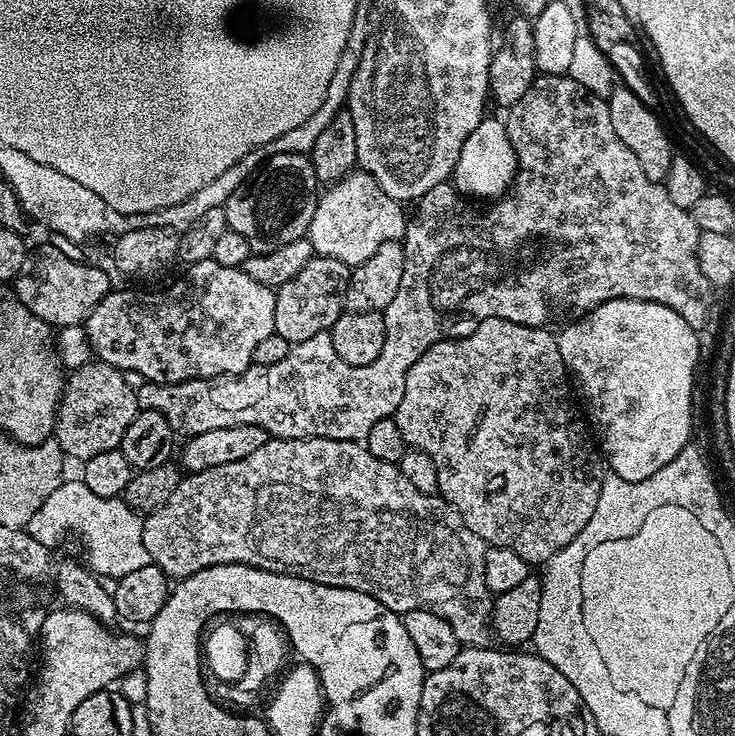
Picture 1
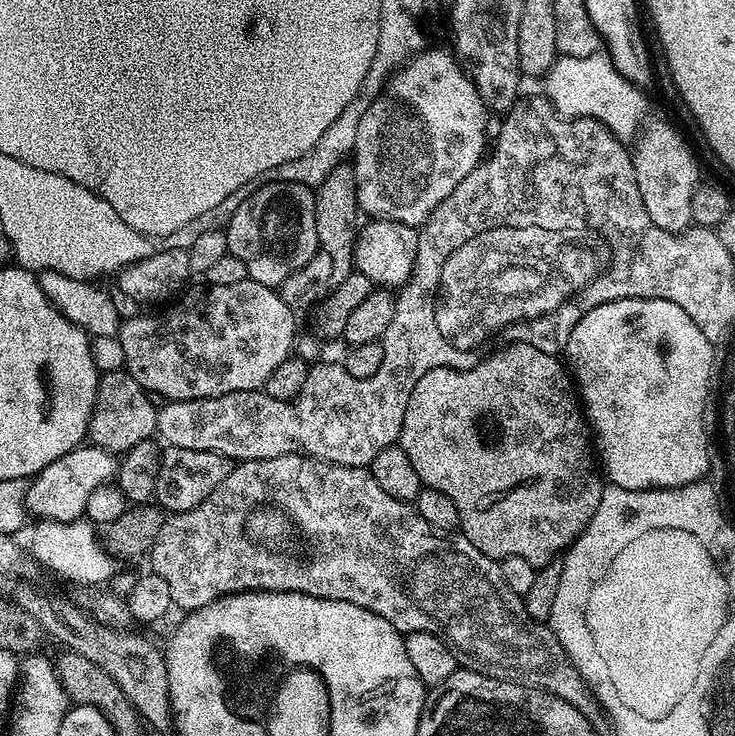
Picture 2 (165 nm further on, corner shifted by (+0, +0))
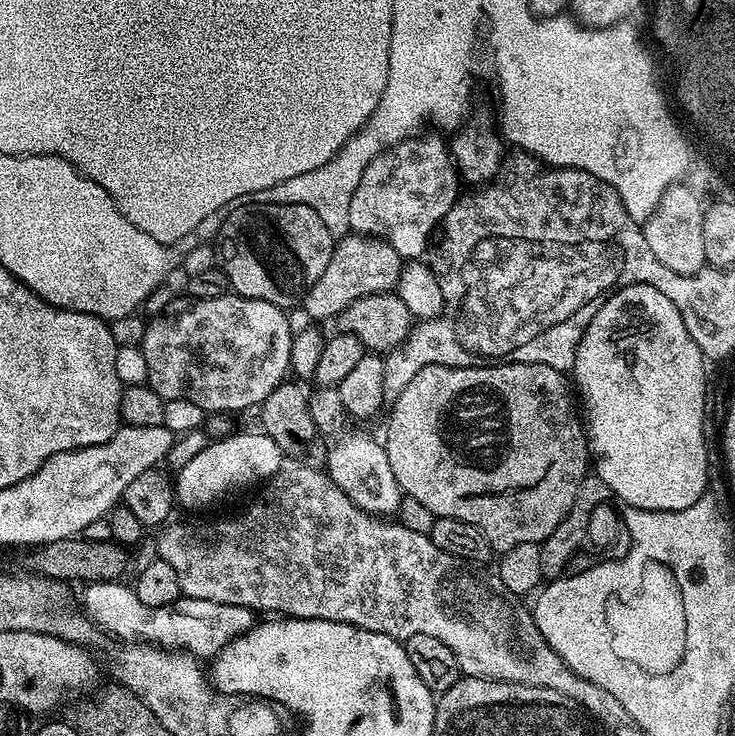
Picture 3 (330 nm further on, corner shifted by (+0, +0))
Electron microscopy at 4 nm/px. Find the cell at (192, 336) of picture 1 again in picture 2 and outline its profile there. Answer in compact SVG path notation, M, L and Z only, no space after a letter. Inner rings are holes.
M250 279L242 282L233 282L230 286L208 284L205 289L205 292L185 291L179 297L181 300L173 308L168 308L165 312L158 313L157 316L132 316L129 320L127 317L121 323L118 337L125 355L124 368L132 375L134 382L138 382L138 386L145 388L153 397L164 396L160 398L165 401L197 400L198 398L214 398L215 396L234 394L235 392L254 392L263 389L266 378L270 378L270 374L274 374L274 370L278 370L278 366L282 366L282 362L286 362L288 357L293 355L298 335L298 329L296 329L297 313L290 306L286 306L286 302L282 302L277 289L270 286L262 286L262 282L254 282Z

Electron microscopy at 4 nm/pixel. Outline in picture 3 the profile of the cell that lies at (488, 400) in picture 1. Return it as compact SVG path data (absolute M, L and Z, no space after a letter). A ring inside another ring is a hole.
M431 364L410 382L406 382L406 390L391 401L392 413L388 416L388 433L382 436L386 454L390 458L390 470L394 470L394 478L398 482L404 496L414 498L414 502L422 502L426 510L442 518L458 518L458 522L470 522L490 542L497 553L509 552L514 546L522 546L522 542L540 544L554 530L558 530L558 522L570 514L570 506L574 506L574 498L578 498L578 490L582 482L590 474L590 449L585 421L578 411L578 400L574 395L573 385L565 373L554 370L545 364L492 364L489 368L455 368L454 366L438 366Z

